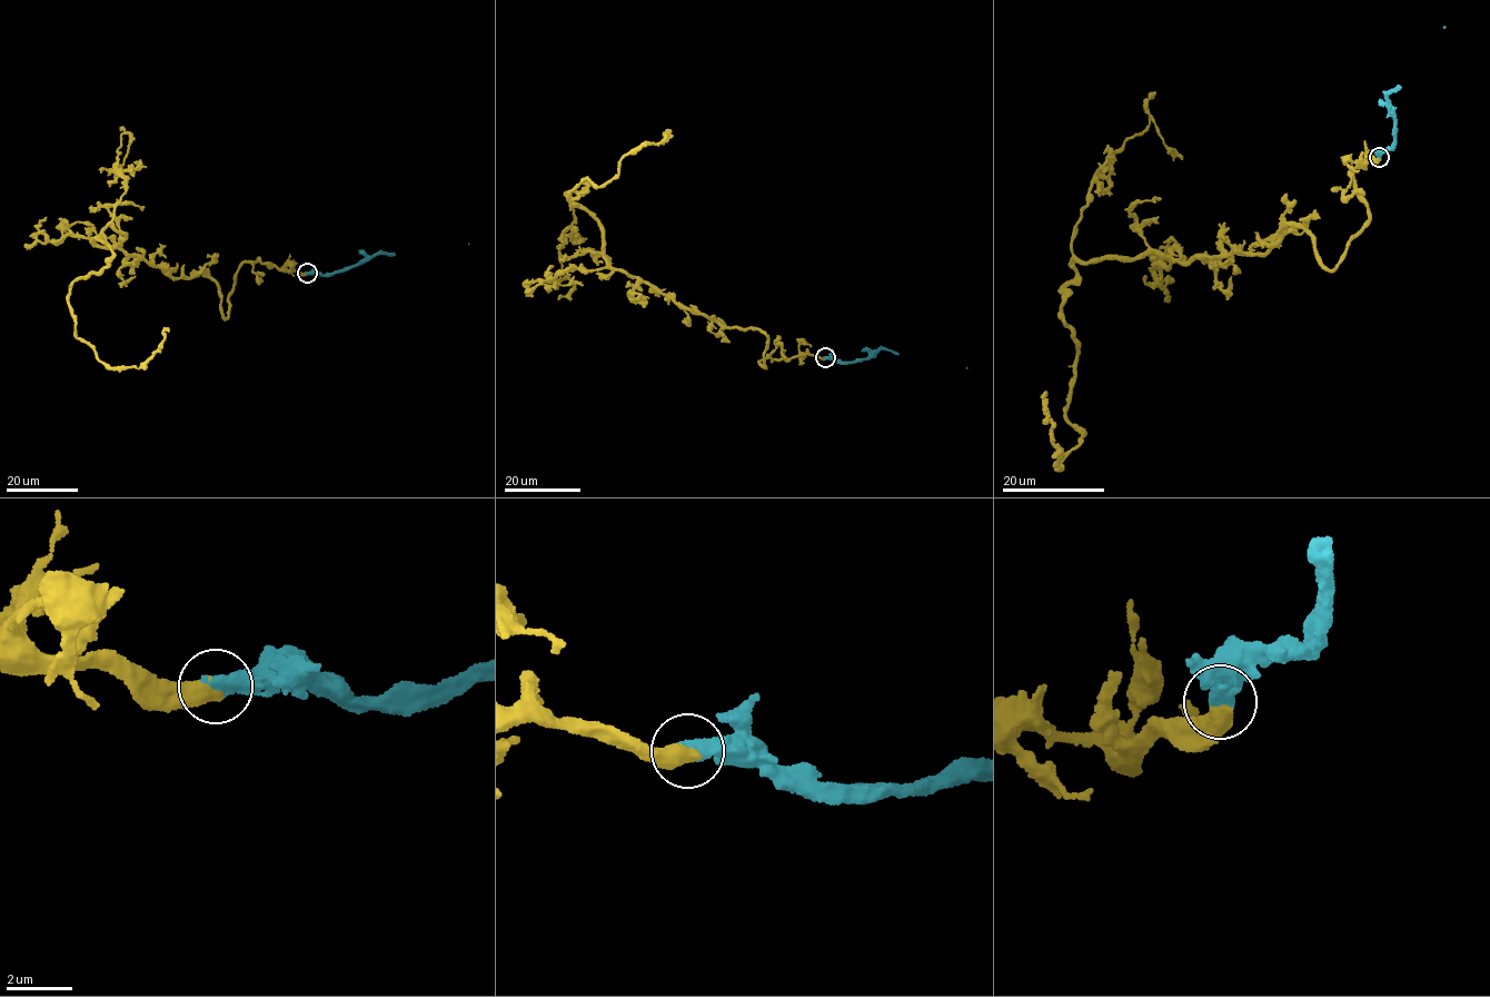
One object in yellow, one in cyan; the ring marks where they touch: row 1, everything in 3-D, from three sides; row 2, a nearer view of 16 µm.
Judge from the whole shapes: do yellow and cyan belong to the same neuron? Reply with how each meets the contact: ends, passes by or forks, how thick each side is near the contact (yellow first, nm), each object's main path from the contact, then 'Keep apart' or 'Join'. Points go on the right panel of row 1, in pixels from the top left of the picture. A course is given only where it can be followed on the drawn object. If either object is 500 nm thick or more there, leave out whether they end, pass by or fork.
Thickness 600 nm (yellow) against 550 nm. Course of yellow: (1378, 157), (1333, 269), (1291, 225), (1260, 256), (1075, 263), (1085, 434), (1058, 467), (1042, 397). Course of cyan: (1378, 156), (1396, 145), (1397, 120), (1388, 92), (1401, 86), (1443, 27). Join

